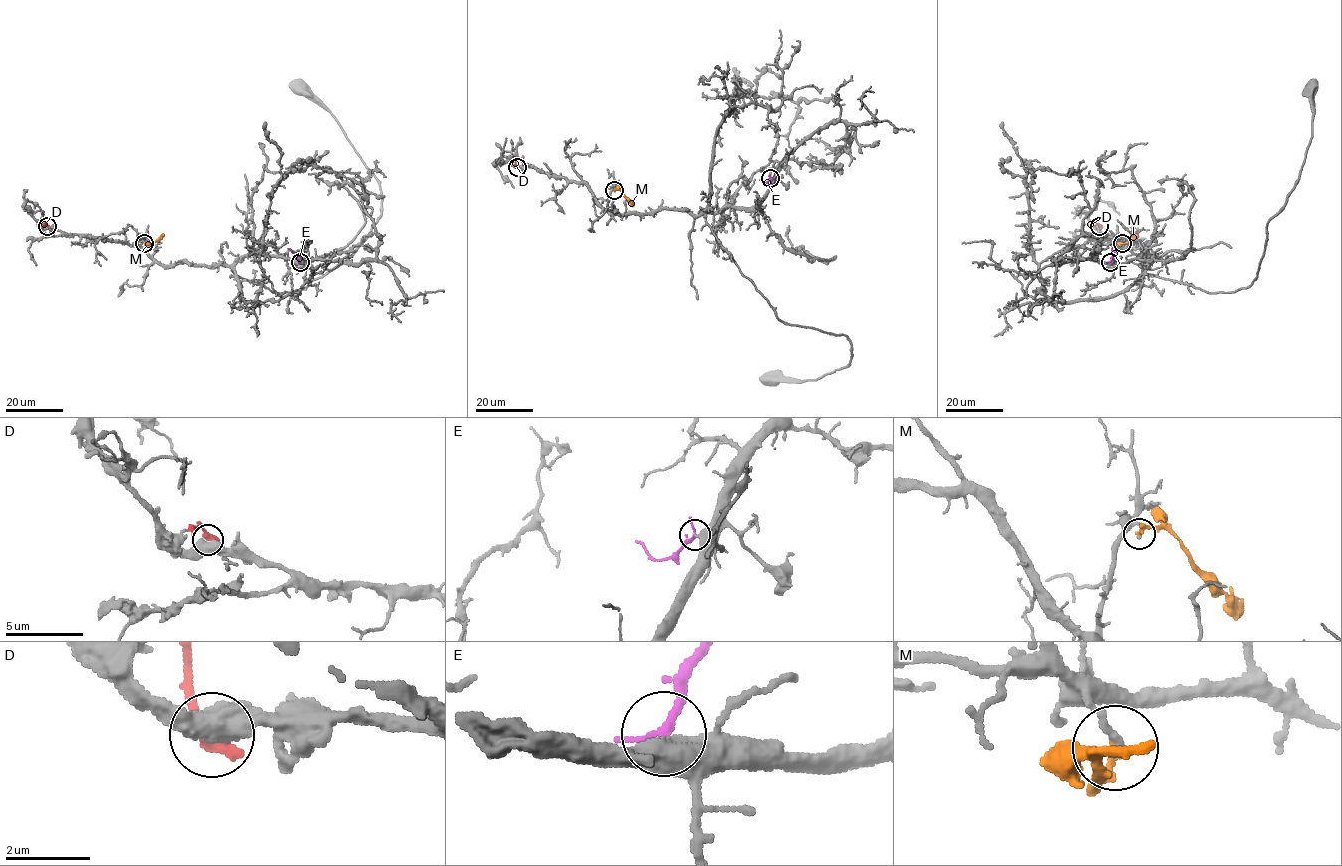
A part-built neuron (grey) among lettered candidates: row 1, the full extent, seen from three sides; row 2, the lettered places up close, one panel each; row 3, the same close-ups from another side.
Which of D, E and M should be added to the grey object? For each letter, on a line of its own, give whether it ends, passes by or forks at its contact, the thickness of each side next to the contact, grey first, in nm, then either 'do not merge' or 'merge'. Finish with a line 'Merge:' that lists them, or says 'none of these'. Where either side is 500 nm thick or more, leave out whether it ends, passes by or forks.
D: 600 nm thick on the grey side, 380 nm on the other; do not merge
E: it ends there; 460 nm thick on the grey side, 200 nm on the other; merge
M: it passes by; 160 nm thick on the grey side, 130 nm on the other; do not merge
Merge: E

